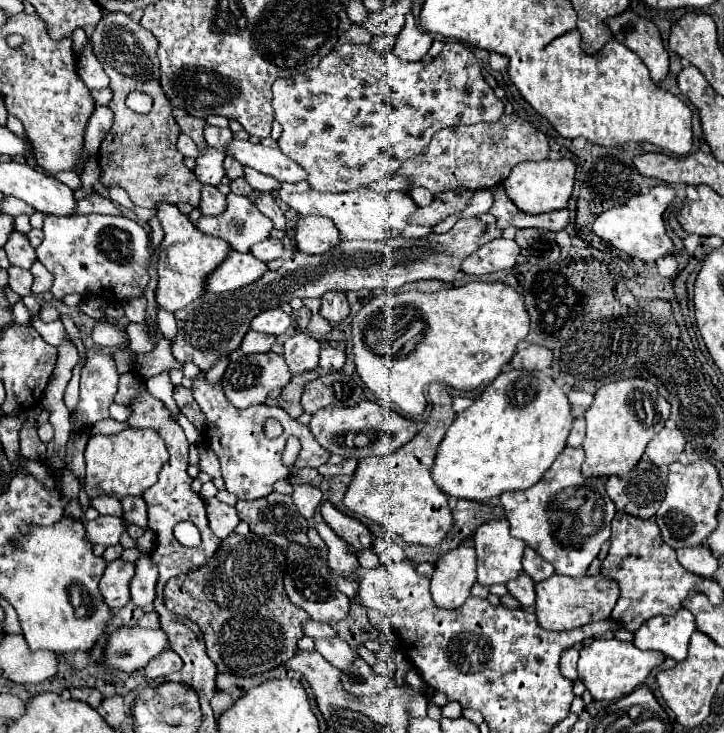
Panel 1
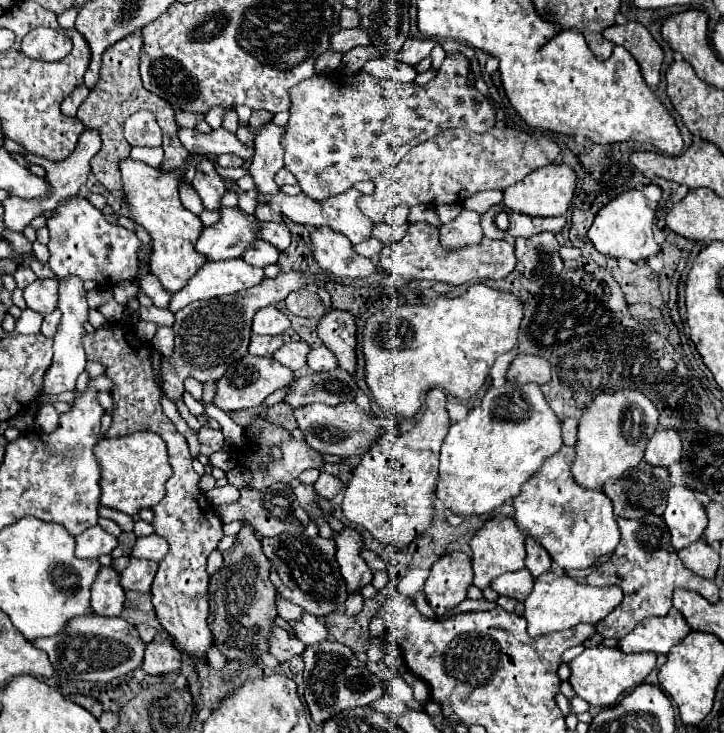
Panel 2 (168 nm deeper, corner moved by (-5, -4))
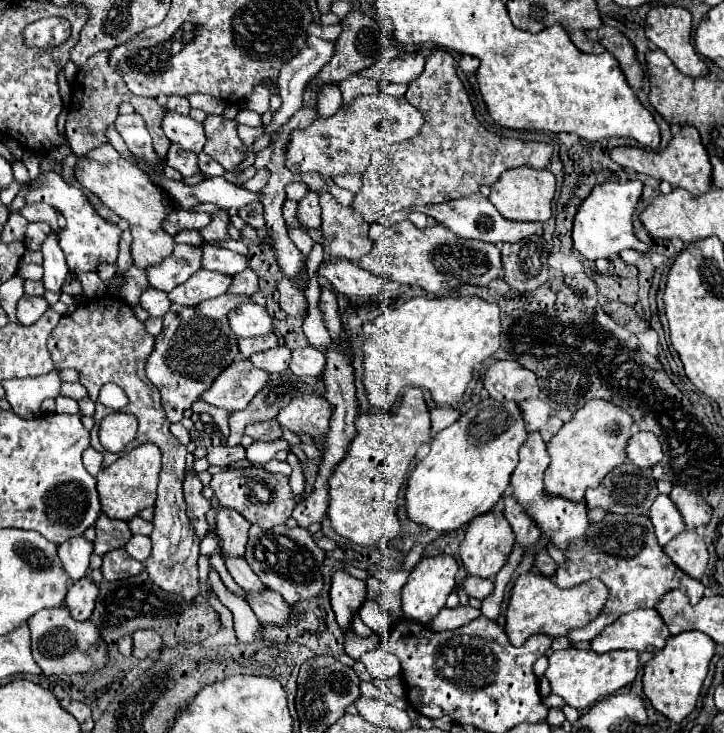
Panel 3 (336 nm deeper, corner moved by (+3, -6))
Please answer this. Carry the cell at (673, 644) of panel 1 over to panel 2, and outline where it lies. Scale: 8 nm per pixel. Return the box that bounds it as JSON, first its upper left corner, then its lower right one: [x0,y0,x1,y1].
[618,609,688,653]

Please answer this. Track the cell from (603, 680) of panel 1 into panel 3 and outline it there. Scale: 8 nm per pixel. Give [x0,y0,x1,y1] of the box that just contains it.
[546,649,638,709]

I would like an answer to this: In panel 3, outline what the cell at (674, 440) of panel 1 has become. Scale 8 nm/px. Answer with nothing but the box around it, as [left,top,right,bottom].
[626,433,664,469]

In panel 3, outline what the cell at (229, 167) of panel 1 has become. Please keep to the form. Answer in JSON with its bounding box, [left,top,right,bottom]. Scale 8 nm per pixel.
[204,115,246,173]

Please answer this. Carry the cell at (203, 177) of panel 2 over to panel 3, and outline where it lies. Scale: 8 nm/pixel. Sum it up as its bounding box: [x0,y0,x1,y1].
[166,145,200,177]

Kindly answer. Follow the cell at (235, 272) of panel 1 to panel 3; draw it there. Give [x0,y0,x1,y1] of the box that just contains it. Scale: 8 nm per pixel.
[168,269,232,305]

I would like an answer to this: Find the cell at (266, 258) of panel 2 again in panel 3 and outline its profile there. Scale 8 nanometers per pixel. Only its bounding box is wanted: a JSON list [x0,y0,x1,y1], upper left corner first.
[202,245,250,275]

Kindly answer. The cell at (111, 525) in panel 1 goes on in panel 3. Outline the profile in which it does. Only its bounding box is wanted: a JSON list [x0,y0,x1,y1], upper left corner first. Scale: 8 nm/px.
[58,535,94,581]

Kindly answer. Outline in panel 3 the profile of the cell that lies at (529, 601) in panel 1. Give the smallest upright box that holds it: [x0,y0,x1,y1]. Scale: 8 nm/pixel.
[464,577,494,599]

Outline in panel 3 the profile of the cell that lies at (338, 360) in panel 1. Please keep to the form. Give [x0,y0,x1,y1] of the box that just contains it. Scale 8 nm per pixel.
[290,347,326,375]

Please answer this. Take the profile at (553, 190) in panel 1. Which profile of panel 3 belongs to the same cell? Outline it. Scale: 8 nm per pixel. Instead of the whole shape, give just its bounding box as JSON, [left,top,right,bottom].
[490,167,556,221]

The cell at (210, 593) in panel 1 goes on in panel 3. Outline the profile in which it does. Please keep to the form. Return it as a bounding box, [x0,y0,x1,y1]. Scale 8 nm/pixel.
[216,509,250,559]

